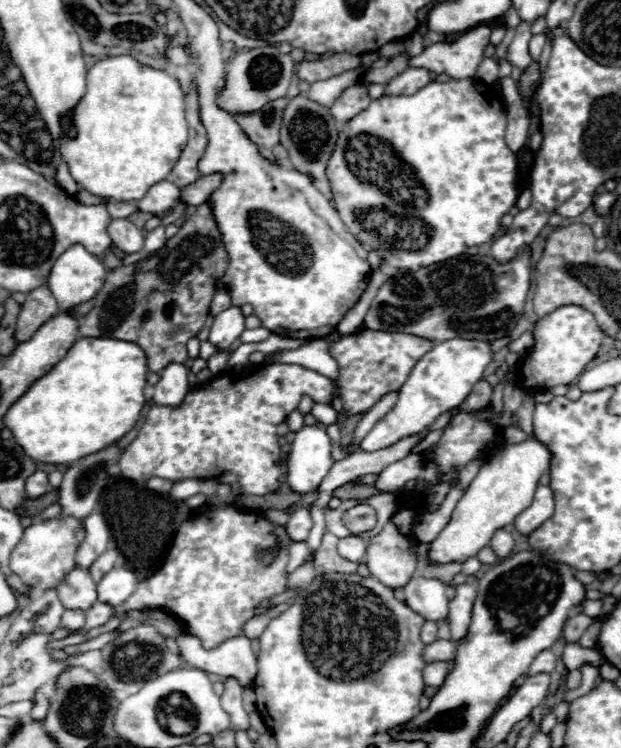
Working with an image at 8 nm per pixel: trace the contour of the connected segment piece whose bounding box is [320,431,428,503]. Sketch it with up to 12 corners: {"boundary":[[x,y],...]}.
{"boundary":[[428,431],[366,453],[356,451],[336,461],[320,485],[320,501],[360,475],[380,473],[404,459]]}

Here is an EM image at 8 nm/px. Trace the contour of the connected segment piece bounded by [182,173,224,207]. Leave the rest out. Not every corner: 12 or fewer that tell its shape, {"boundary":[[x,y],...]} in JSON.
{"boundary":[[222,173],[202,175],[182,189],[182,201],[202,205],[224,181]]}

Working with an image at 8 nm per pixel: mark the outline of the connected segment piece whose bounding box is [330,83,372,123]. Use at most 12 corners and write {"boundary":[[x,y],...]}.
{"boundary":[[362,83],[342,93],[330,107],[336,121],[346,123],[372,99]]}

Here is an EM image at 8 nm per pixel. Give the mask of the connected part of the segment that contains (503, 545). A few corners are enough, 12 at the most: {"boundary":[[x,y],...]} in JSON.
{"boundary":[[506,529],[492,537],[490,547],[500,559],[510,557],[514,539]]}

